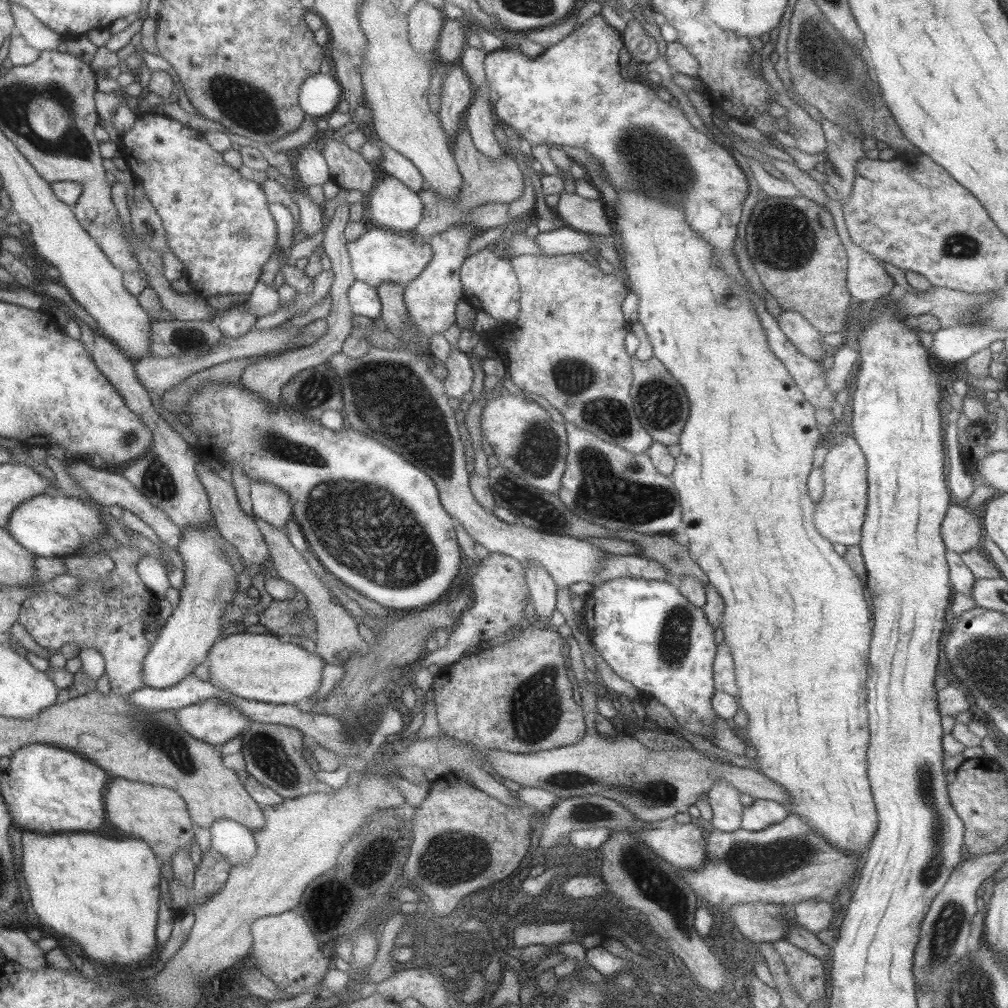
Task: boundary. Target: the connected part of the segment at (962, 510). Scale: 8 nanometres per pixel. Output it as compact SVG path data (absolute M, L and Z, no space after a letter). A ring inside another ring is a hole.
M951 504L941 524L941 537L947 550L960 555L980 547L982 543L980 519L965 505Z

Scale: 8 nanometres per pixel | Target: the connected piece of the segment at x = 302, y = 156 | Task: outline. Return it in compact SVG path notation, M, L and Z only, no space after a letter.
M310 142L299 148L298 152L295 174L297 174L297 180L300 180L302 186L308 189L309 186L323 185L326 181L332 180L329 166L317 145Z

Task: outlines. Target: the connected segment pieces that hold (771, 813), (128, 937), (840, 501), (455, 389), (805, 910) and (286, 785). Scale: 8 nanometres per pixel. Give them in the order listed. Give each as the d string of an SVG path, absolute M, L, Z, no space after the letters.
M755 799L752 805L745 807L741 827L750 832L758 832L778 824L789 815L785 805L773 800Z
M22 830L22 870L30 892L30 901L40 920L50 926L56 934L62 934L72 938L84 950L84 956L94 962L102 962L106 967L116 966L126 968L136 966L140 962L146 962L154 948L156 948L156 920L158 916L158 899L160 898L160 860L154 855L150 845L145 840L134 837L121 839L111 839L110 836L100 835L97 832L74 831L63 833L43 834L42 832Z
M851 433L836 436L828 449L822 466L825 489L823 497L816 503L815 527L832 543L839 542L847 547L858 546L868 502L867 460Z
M452 346L445 364L448 370L448 375L443 380L446 394L461 400L465 397L469 398L474 371L472 371L472 362L466 352Z
M816 898L803 900L793 904L796 913L797 924L815 935L821 930L831 928L836 918L834 906L830 901Z
M252 724L243 735L244 748L241 748L247 774L254 776L264 786L272 788L284 799L315 792L334 792L332 787L316 778L314 770L304 758L303 735L301 730L292 726Z

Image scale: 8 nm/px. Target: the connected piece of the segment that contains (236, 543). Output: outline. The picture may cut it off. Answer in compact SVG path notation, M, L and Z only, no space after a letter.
M198 461L196 472L199 481L206 489L209 497L210 508L215 517L216 526L225 538L235 549L236 553L242 558L244 567L252 567L252 565L262 565L265 560L270 560L270 550L260 529L254 522L252 516L248 516L240 506L238 497L236 496L233 484L221 478L218 473L209 469L202 461Z

